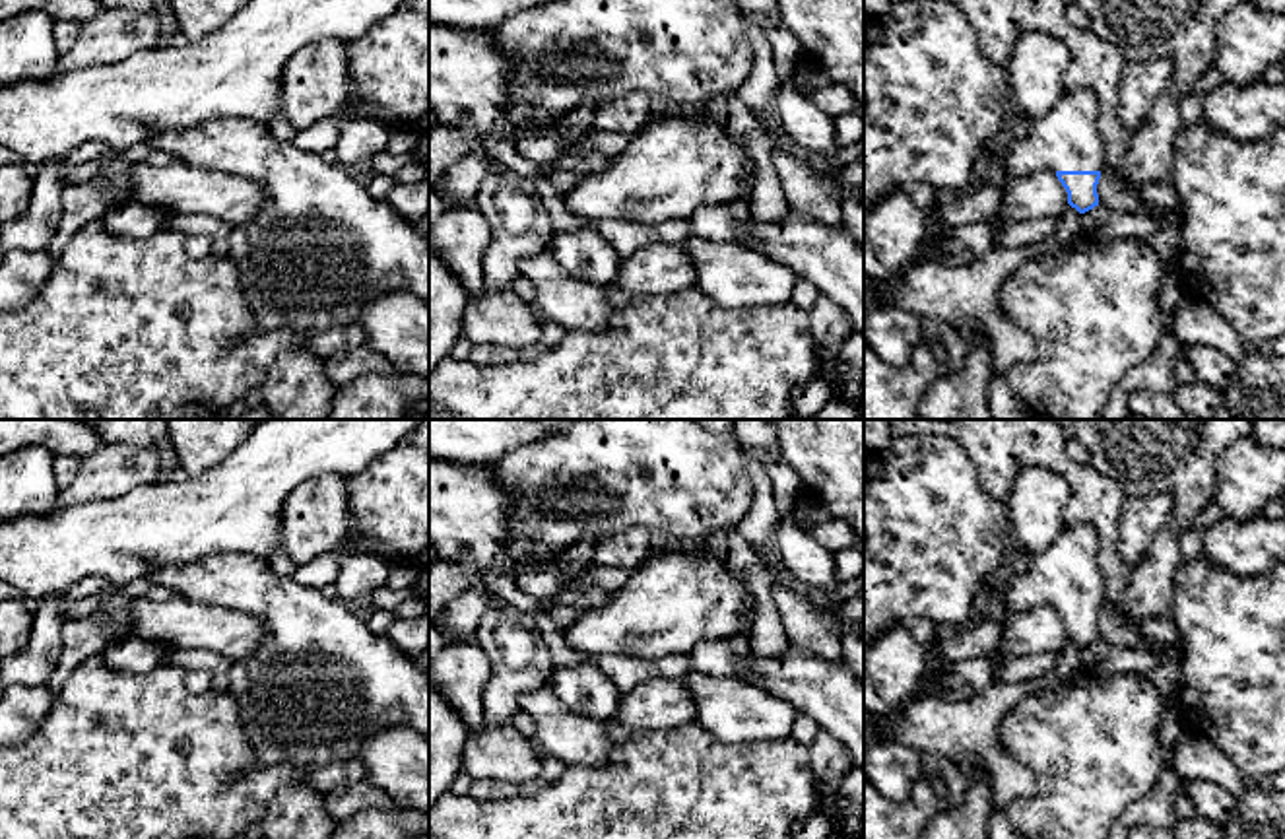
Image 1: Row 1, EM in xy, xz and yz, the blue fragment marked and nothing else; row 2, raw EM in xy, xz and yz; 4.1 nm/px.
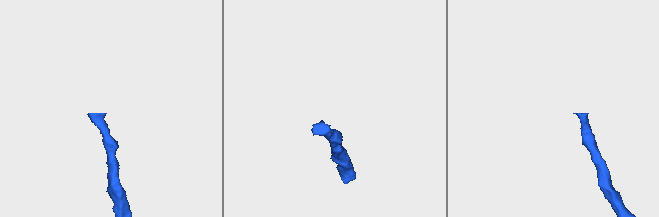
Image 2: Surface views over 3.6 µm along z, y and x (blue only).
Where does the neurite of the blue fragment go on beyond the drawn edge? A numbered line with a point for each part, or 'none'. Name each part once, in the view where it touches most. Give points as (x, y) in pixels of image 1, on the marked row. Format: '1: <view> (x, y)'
1: yz (1066, 138)

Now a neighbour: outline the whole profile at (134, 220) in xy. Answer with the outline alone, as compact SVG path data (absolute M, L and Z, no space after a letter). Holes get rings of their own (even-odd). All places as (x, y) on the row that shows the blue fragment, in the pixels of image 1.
M120 202L101 218L101 223L116 237L148 239L167 225L167 212L144 202Z

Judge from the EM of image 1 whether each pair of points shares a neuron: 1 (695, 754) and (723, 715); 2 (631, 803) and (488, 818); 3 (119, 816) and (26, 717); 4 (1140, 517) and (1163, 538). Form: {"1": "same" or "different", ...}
{"1": "different", "2": "same", "3": "different", "4": "different"}

